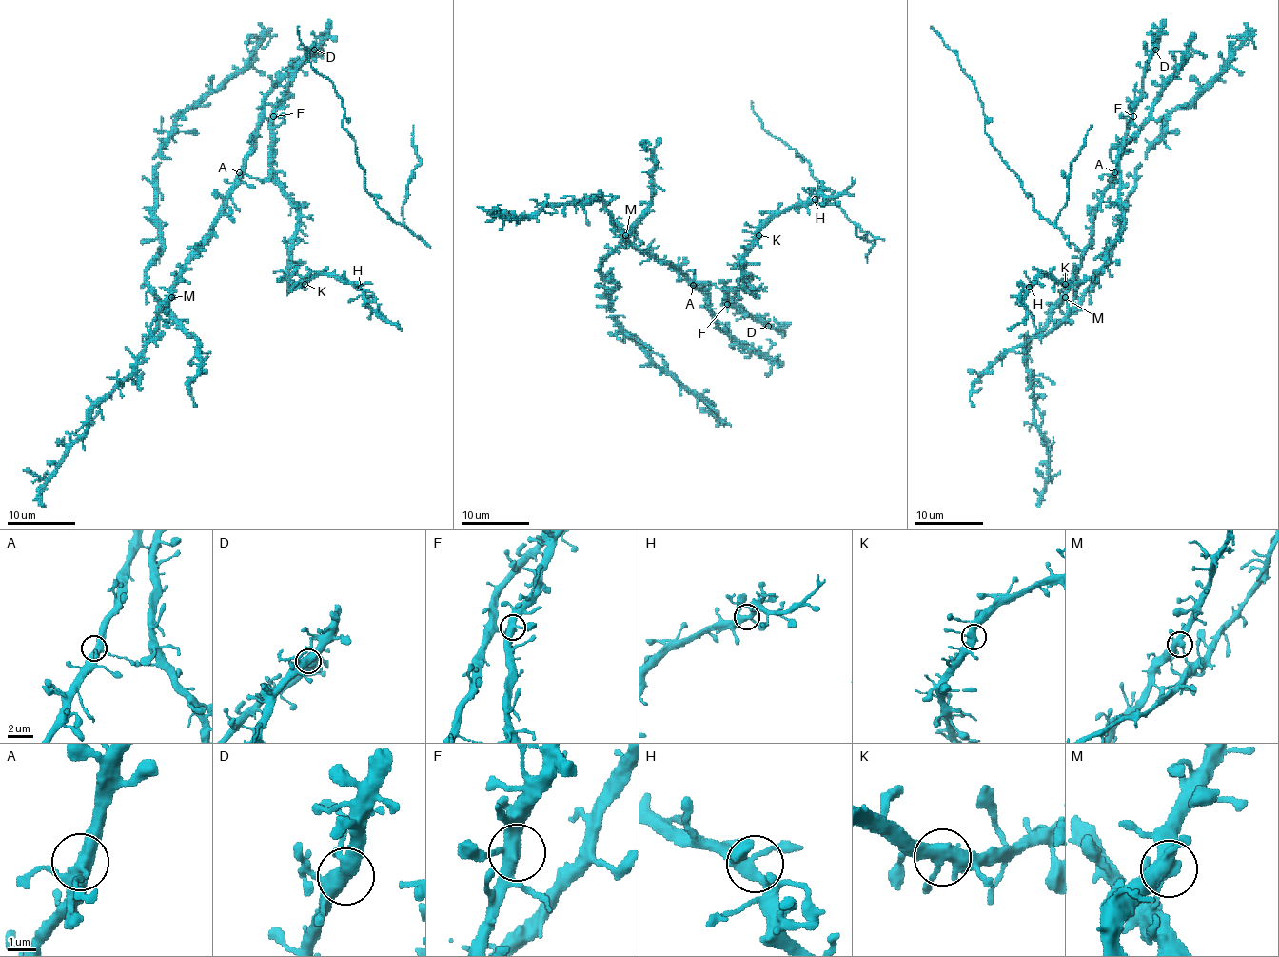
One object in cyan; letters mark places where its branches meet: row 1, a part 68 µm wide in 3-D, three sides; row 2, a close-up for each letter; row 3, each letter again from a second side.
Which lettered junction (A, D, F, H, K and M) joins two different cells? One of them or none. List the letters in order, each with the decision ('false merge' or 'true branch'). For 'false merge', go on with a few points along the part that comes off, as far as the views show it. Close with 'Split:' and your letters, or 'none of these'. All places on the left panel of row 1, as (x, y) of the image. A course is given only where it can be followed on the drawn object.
A: true branch
D: true branch
F: true branch
H: true branch
K: true branch
M: true branch
Split: none of these

